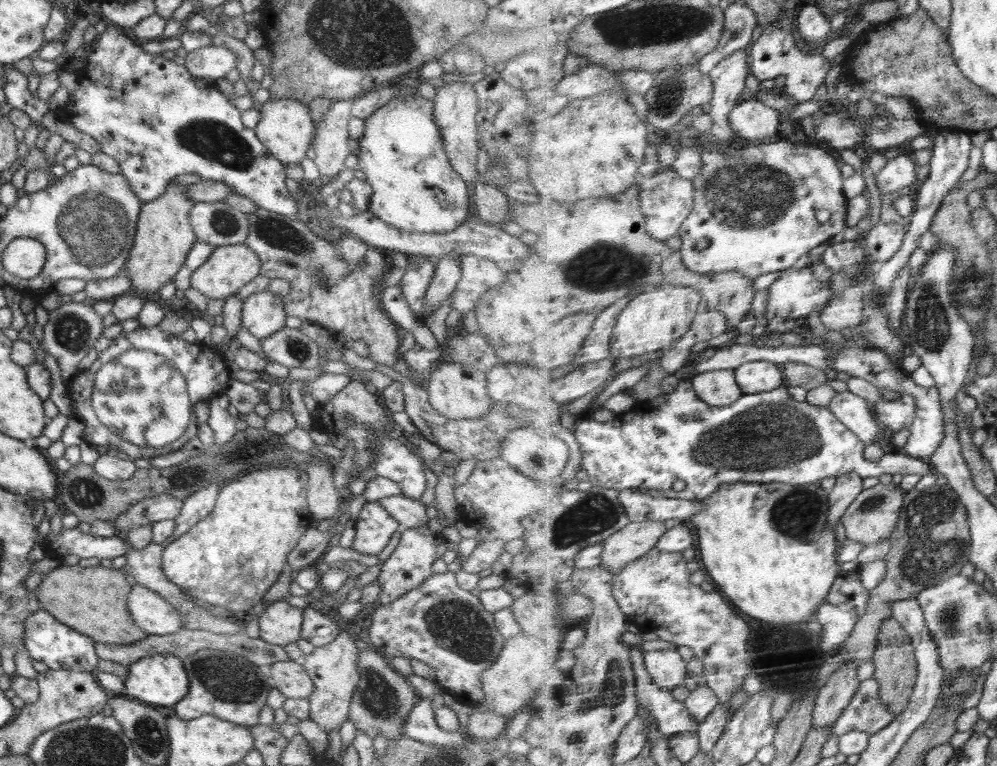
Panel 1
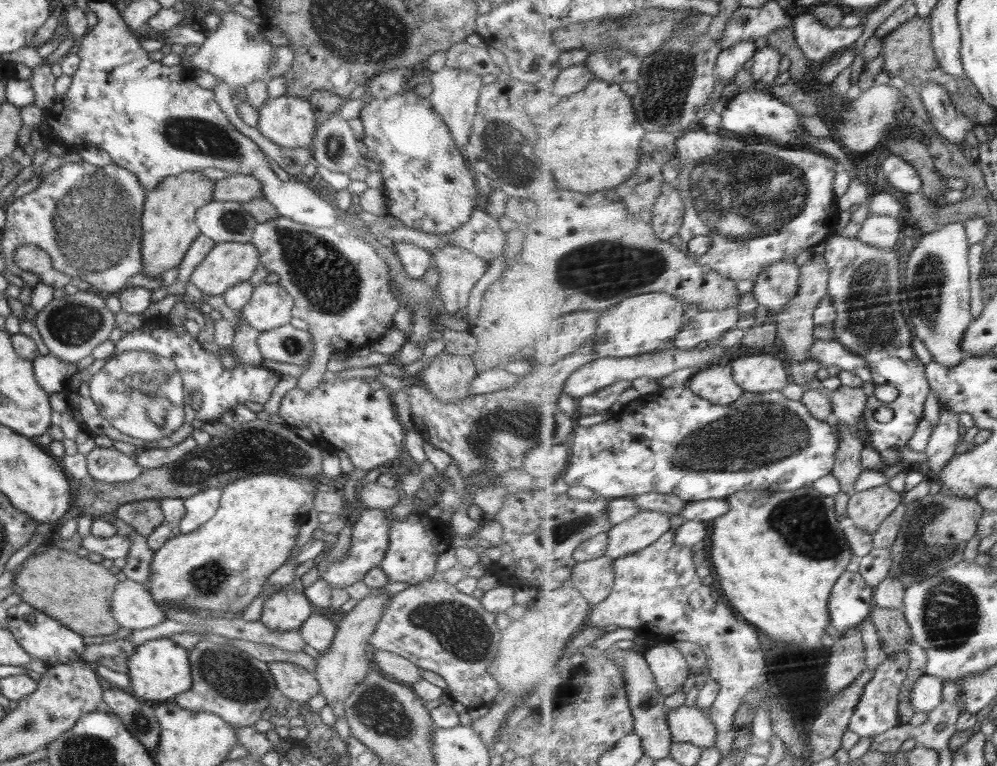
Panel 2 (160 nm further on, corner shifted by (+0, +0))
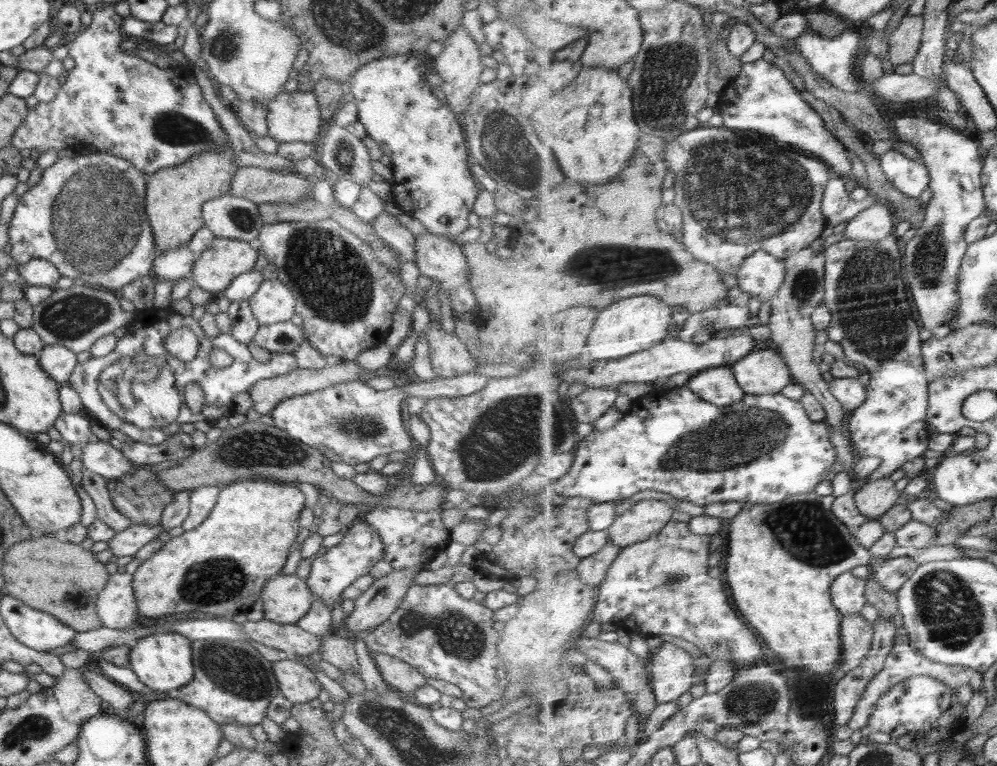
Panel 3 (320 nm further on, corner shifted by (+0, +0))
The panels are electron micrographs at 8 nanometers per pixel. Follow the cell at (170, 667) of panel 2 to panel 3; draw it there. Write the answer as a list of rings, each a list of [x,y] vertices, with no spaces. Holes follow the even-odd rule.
[[[174,631],[154,633],[139,638],[129,649],[130,668],[152,691],[169,693],[188,684],[195,668],[191,655],[191,640]]]

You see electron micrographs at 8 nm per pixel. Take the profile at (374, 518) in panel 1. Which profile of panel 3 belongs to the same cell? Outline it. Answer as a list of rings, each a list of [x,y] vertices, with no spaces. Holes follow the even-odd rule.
[[[360,519],[349,525],[344,531],[344,539],[337,546],[323,550],[314,558],[311,564],[311,571],[306,581],[312,594],[319,596],[328,609],[332,610],[334,603],[345,588],[350,586],[357,578],[368,575],[371,568],[384,557],[384,546],[380,541],[380,535],[372,526]]]

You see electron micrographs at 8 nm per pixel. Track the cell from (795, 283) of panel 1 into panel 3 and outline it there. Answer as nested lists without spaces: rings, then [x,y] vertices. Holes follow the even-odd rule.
[[[760,249],[746,260],[739,272],[740,287],[746,292],[758,295],[762,302],[771,302],[786,284],[787,272],[787,262],[784,259]]]

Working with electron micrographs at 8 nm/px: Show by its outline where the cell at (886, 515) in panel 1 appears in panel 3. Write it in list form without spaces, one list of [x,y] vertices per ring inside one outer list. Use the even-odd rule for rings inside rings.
[[[887,477],[870,481],[855,498],[862,516],[868,516],[870,521],[880,521],[905,500],[905,495],[896,488],[896,482]]]

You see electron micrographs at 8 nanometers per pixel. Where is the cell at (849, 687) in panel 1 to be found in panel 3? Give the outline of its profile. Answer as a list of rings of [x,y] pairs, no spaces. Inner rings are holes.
[[[854,614],[854,616],[845,616],[843,620],[843,663],[841,664],[838,677],[844,678],[846,674],[858,668],[865,658],[873,649],[873,640],[875,639],[875,626],[870,624],[862,614]]]

